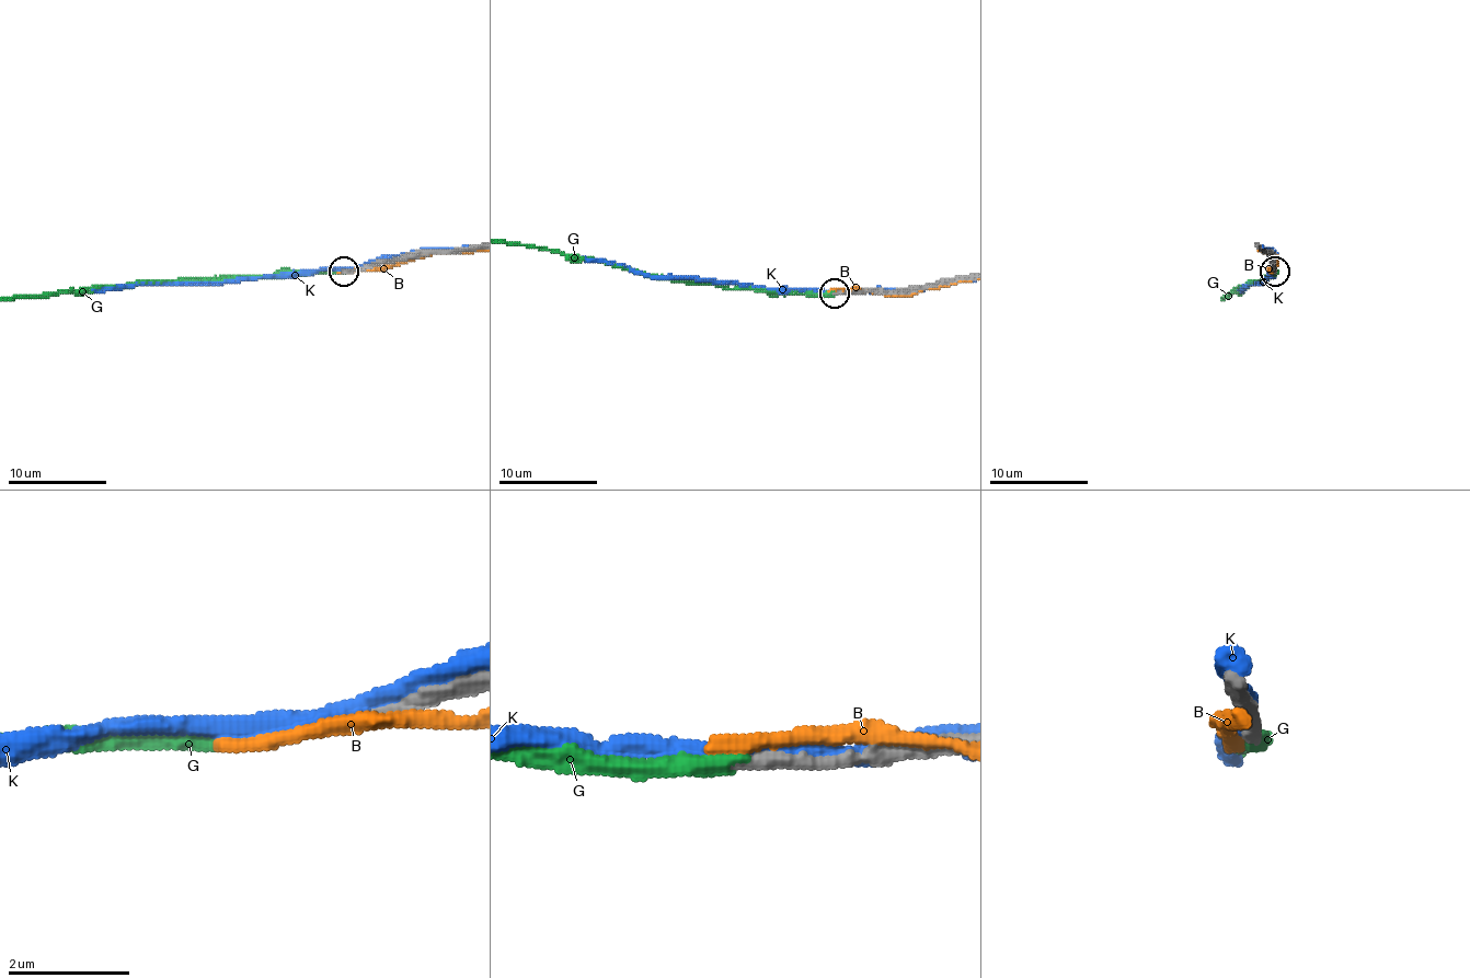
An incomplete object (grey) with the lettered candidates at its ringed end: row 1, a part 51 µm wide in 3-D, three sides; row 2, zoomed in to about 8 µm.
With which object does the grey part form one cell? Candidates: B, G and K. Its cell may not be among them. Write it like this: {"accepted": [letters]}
{"accepted": ["G"]}

